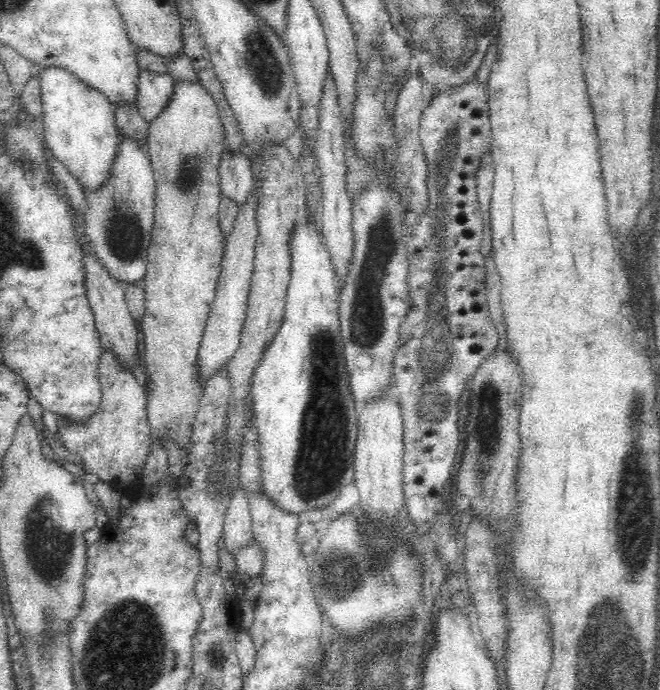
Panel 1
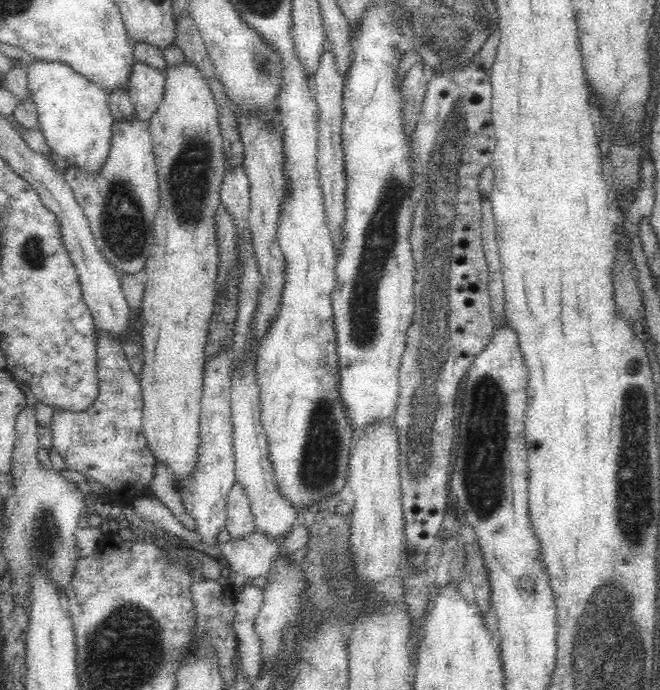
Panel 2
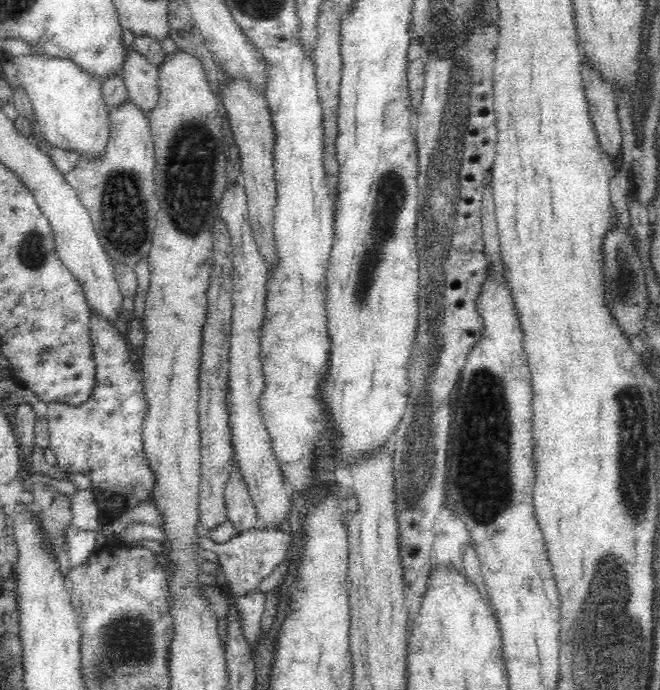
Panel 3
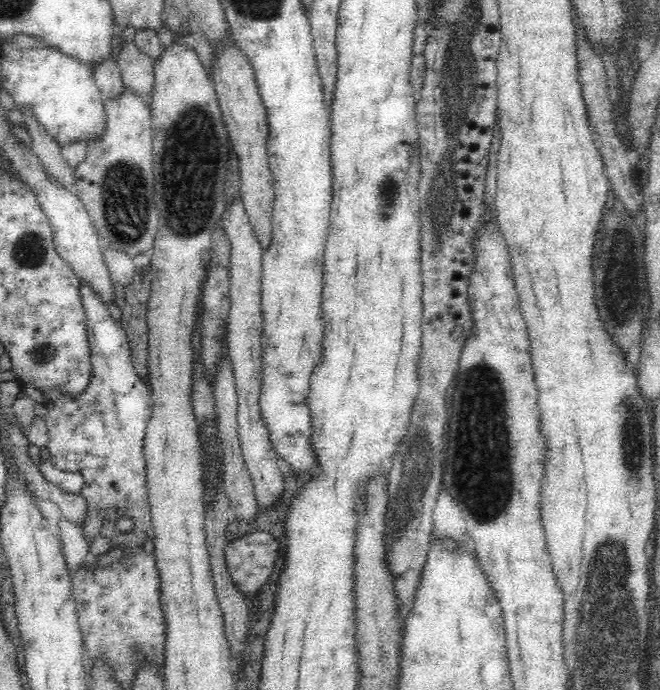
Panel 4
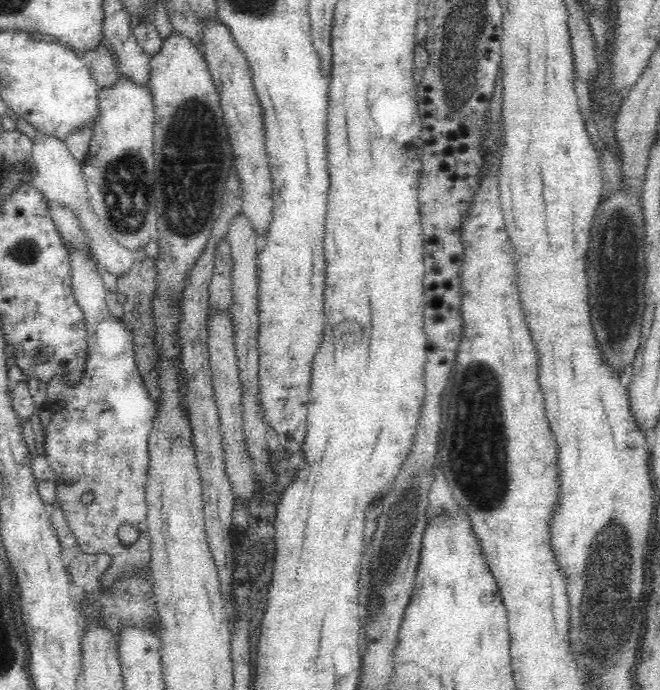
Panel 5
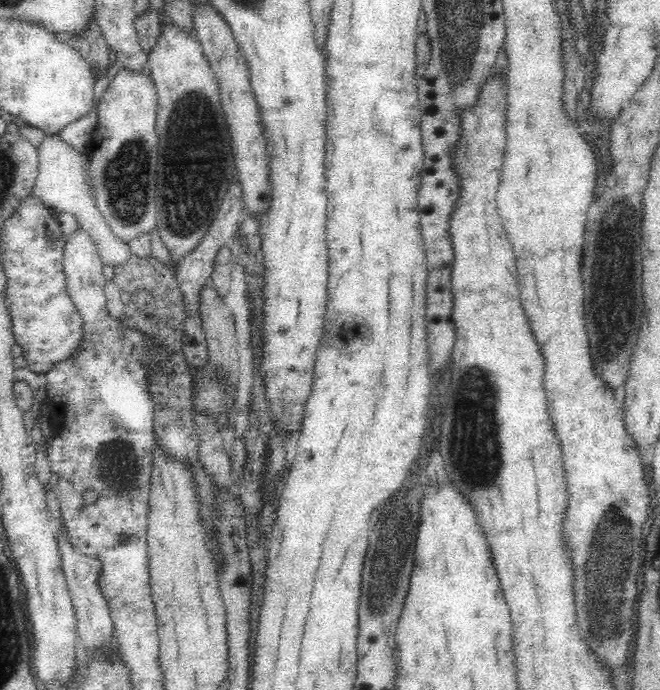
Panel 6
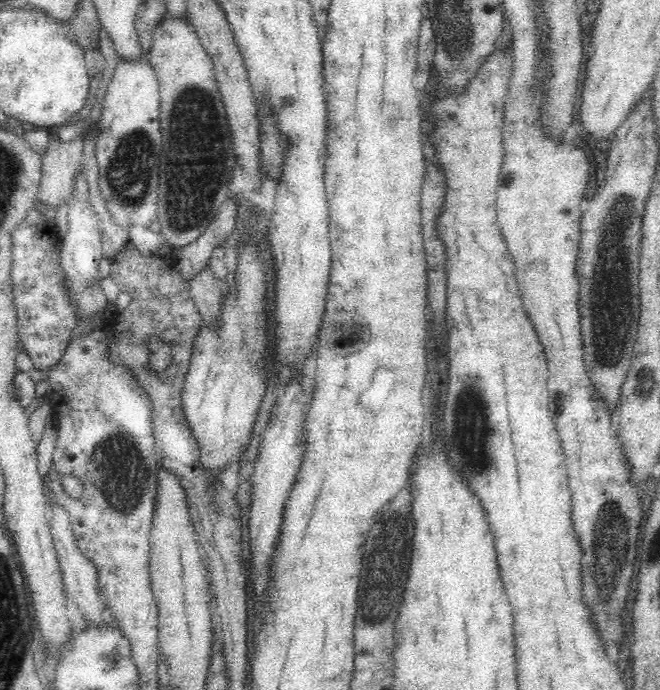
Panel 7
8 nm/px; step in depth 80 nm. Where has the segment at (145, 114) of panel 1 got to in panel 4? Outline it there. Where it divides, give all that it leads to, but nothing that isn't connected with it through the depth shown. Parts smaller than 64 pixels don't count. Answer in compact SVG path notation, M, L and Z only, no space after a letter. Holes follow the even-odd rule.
M133 41L125 45L120 43L120 46L122 49L115 63L121 70L125 88L149 106L154 96L154 60L140 51Z

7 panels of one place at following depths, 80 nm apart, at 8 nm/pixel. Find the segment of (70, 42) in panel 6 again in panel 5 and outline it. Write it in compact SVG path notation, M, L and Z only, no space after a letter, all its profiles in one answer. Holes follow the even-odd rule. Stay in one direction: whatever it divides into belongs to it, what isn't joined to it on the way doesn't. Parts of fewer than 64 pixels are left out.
M103 43L96 52L82 54L81 60L89 68L100 89L112 88L120 80L118 67Z

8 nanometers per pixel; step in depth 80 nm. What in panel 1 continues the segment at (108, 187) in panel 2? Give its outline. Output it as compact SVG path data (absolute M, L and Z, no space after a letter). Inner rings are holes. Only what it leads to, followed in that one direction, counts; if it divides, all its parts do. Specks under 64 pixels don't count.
M122 138L121 150L114 162L113 174L106 184L96 192L84 192L87 207L83 223L94 258L125 287L138 284L146 276L154 226L156 181L148 153L138 149L130 139Z

